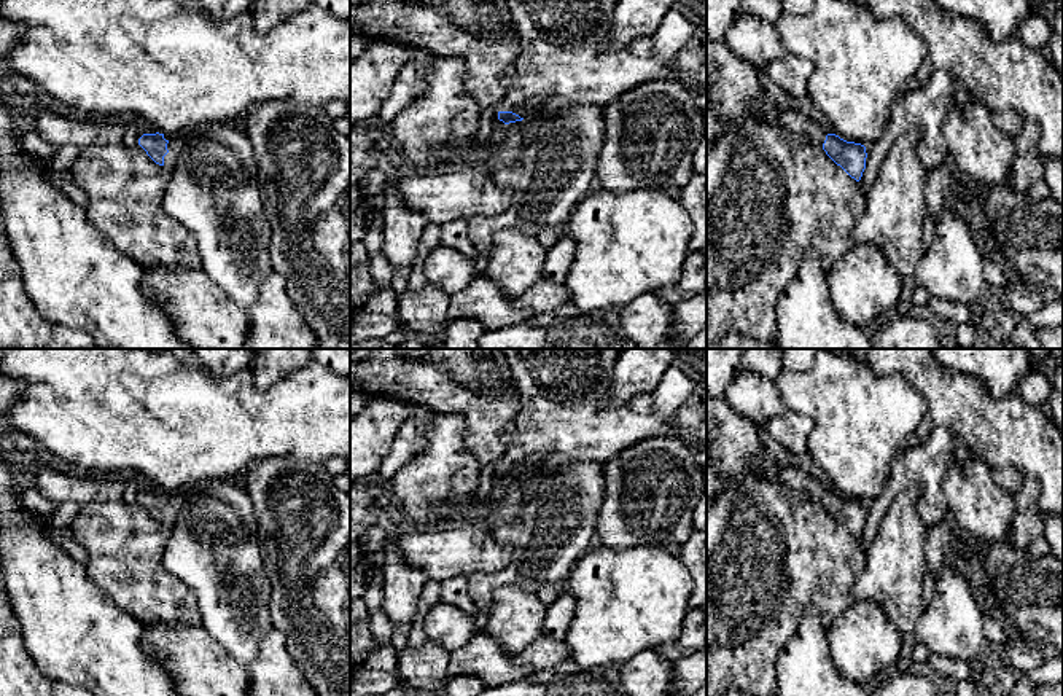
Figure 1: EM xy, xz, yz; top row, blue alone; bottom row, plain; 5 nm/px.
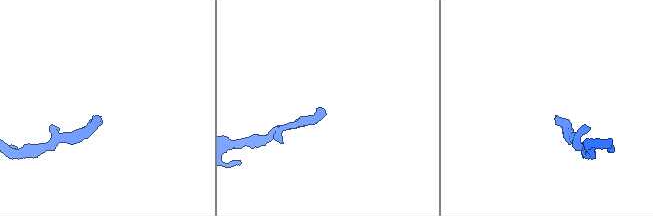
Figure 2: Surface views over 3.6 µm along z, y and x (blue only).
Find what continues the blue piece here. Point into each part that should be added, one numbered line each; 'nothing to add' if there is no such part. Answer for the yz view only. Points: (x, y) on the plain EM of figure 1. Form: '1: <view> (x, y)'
1: yz (734, 448)

